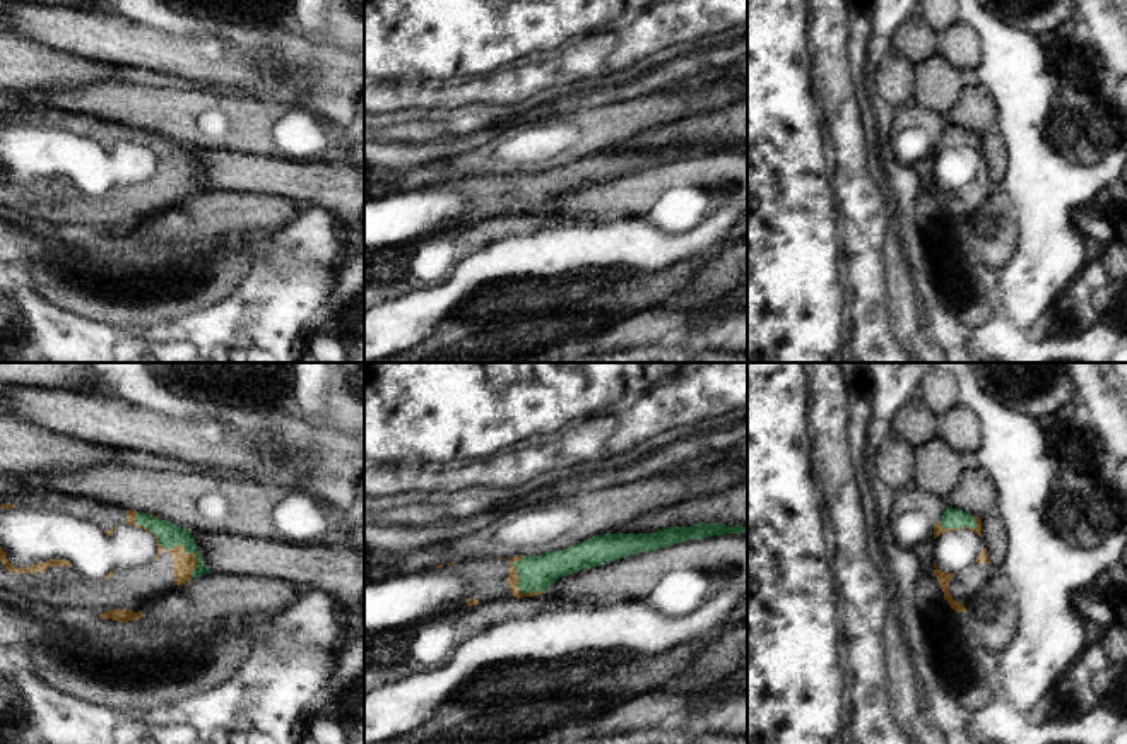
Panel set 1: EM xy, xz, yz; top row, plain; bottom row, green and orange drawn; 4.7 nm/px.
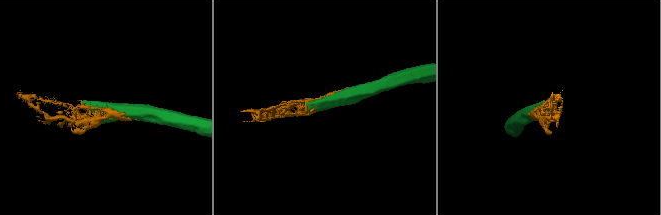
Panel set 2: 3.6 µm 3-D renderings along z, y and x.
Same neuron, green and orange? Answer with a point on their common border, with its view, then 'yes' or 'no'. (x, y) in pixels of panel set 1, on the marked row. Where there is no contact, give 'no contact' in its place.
xy (171, 548) | yes

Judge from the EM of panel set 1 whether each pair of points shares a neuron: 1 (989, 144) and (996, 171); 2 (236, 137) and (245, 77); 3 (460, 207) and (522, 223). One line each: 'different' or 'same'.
1: same
2: different
3: different

